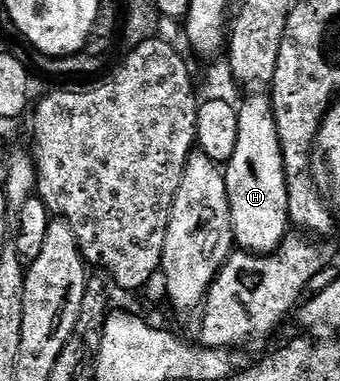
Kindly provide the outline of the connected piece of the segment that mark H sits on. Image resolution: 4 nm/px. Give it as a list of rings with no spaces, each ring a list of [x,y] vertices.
[[[265,93],[251,94],[254,95],[246,103],[238,106],[236,152],[232,152],[230,161],[224,166],[228,208],[232,212],[235,243],[251,254],[270,256],[292,230],[290,193],[286,187],[286,169],[276,132],[274,105]]]

